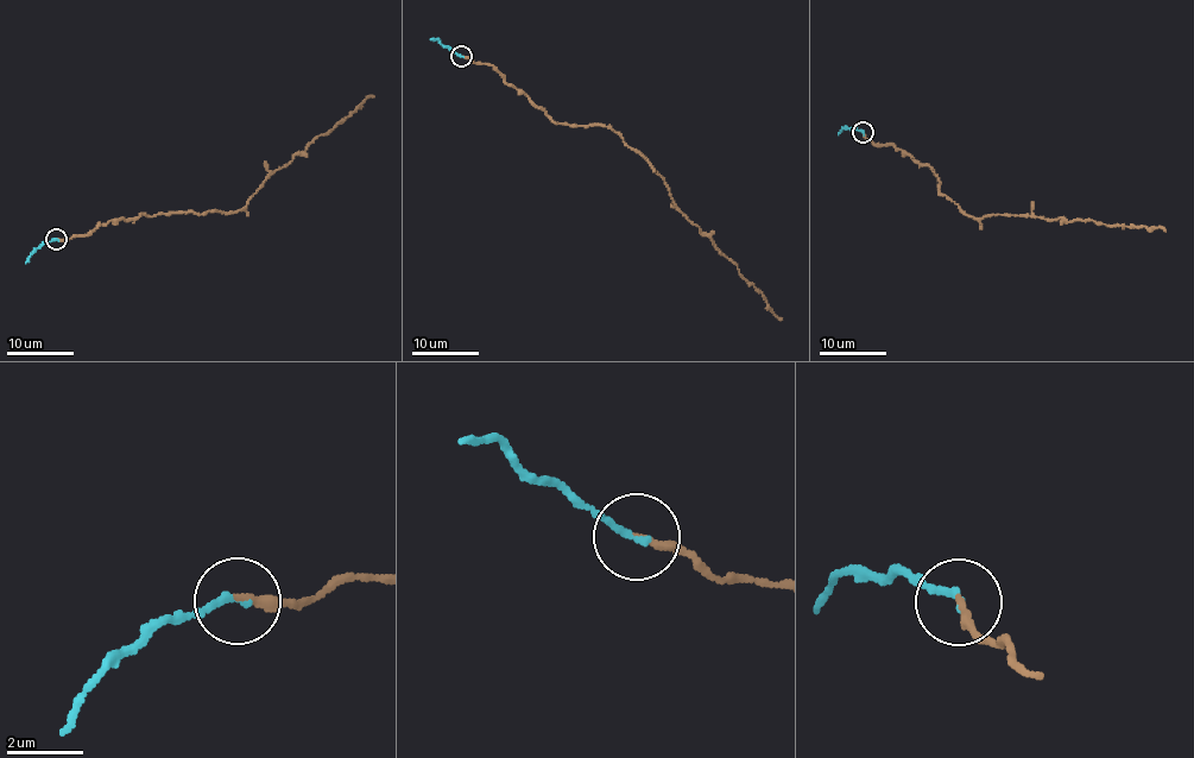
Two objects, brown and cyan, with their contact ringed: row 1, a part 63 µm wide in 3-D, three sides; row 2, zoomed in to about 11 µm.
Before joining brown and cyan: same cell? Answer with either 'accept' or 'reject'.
accept

